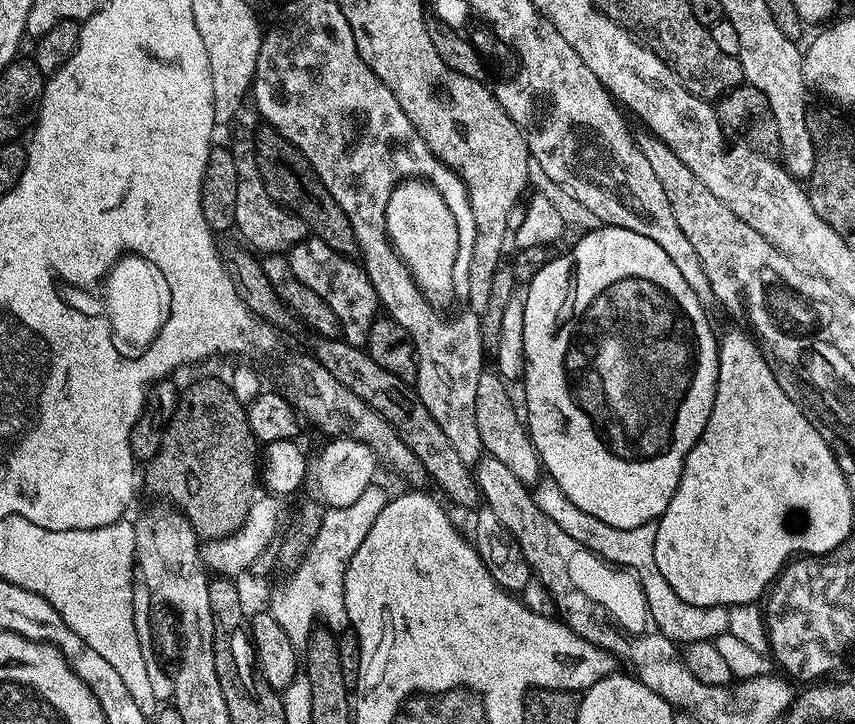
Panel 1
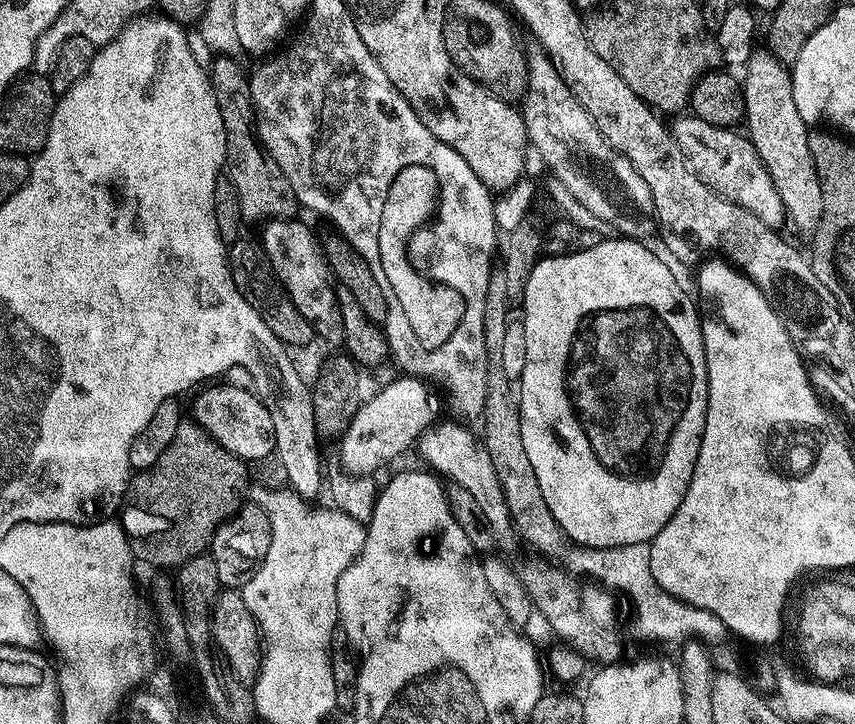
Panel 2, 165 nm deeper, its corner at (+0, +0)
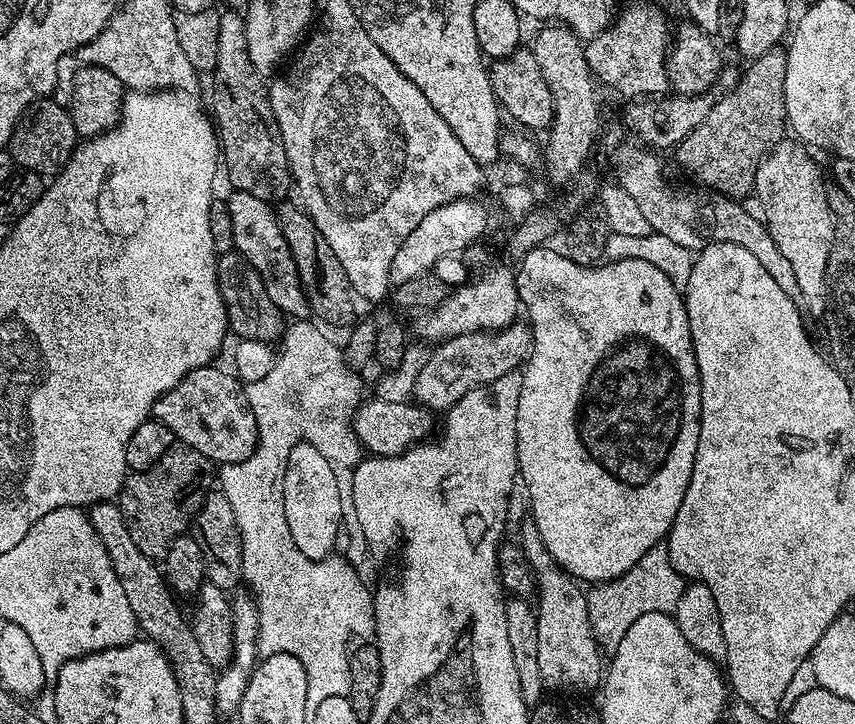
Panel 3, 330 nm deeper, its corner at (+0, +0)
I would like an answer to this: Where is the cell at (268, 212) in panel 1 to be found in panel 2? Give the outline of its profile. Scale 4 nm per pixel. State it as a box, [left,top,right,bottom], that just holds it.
[210,57,300,225]

